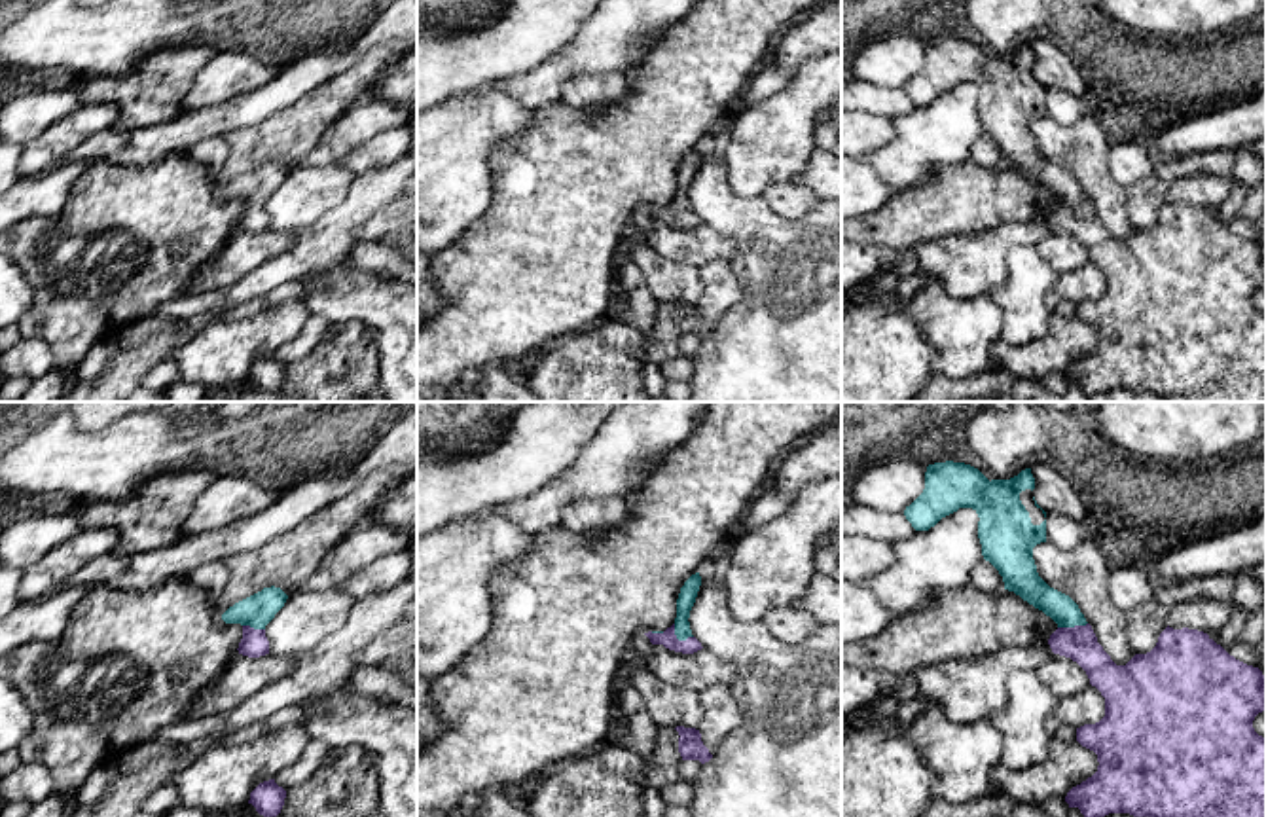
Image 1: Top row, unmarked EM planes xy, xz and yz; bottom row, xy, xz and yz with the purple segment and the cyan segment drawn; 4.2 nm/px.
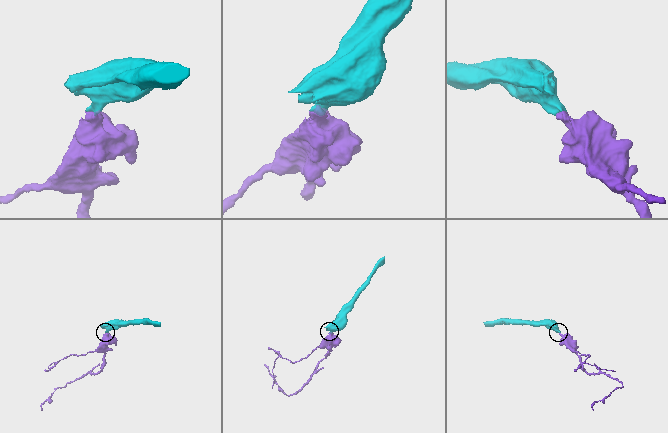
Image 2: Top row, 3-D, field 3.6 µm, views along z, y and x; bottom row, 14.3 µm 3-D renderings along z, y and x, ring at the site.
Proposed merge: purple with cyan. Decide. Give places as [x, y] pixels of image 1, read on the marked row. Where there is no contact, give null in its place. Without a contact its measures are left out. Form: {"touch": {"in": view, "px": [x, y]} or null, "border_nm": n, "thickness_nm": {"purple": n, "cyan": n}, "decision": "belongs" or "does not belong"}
{"touch": {"in": "xz", "px": [677, 639]}, "border_nm": 110, "thickness_nm": {"purple": 70, "cyan": 80}, "decision": "belongs"}

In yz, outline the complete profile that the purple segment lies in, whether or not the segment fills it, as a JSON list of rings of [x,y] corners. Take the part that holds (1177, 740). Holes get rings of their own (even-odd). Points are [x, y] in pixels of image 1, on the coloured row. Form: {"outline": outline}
{"outline": [[[934,463],[927,466],[923,493],[904,510],[915,531],[929,531],[942,517],[959,508],[972,508],[978,521],[982,555],[1003,576],[1004,590],[1050,616],[1058,629],[1048,645],[1054,654],[1071,658],[1088,675],[1090,684],[1105,698],[1105,717],[1095,724],[1076,728],[1076,741],[1097,754],[1097,772],[1073,787],[1065,802],[1078,808],[1084,817],[1130,813],[1133,817],[1266,817],[1266,737],[1258,735],[1253,720],[1266,711],[1264,675],[1230,656],[1207,633],[1198,629],[1166,627],[1156,646],[1135,654],[1126,665],[1116,665],[1097,643],[1092,626],[1078,605],[1065,593],[1050,588],[1037,572],[1033,548],[1046,542],[1046,512],[1033,497],[1035,478],[1031,468],[1010,480],[987,480],[978,468],[965,463]]]}

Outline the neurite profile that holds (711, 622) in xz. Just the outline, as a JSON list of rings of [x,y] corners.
[[[709,569],[690,610],[692,635],[703,648],[735,665],[732,694],[745,717],[714,749],[694,779],[690,817],[841,817],[841,626],[819,624],[800,643],[775,639],[762,624],[741,624],[728,607],[728,591]]]

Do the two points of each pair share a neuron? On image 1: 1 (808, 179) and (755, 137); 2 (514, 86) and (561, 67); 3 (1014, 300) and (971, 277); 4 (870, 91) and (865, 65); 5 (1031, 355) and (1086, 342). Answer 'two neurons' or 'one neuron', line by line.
1: two neurons
2: one neuron
3: two neurons
4: two neurons
5: one neuron

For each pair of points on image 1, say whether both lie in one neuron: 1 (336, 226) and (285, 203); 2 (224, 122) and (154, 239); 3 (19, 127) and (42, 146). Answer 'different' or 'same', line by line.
1: different
2: different
3: different

